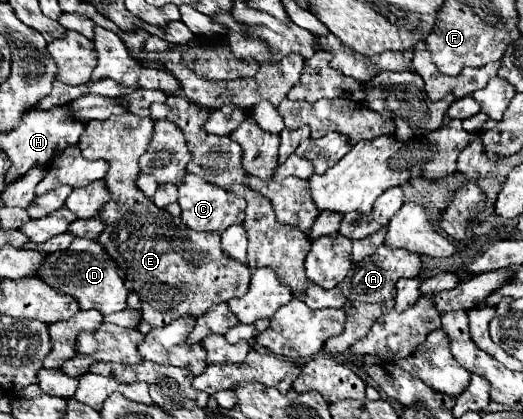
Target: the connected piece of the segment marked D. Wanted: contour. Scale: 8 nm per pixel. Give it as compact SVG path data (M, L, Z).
M77 238L67 250L49 254L37 276L41 276L41 280L45 280L55 290L63 290L65 294L77 298L81 310L95 308L101 314L113 314L127 308L129 290L125 288L125 280L121 278L117 264L109 258L105 248L97 240Z

